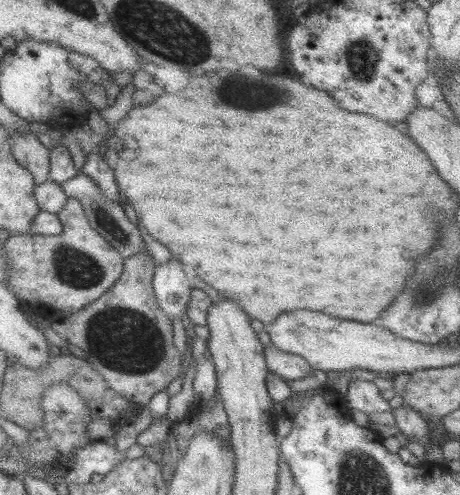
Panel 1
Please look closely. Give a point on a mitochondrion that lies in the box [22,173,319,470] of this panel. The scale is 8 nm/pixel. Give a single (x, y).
(134, 348)

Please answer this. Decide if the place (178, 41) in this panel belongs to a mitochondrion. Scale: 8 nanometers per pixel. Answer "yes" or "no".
yes

